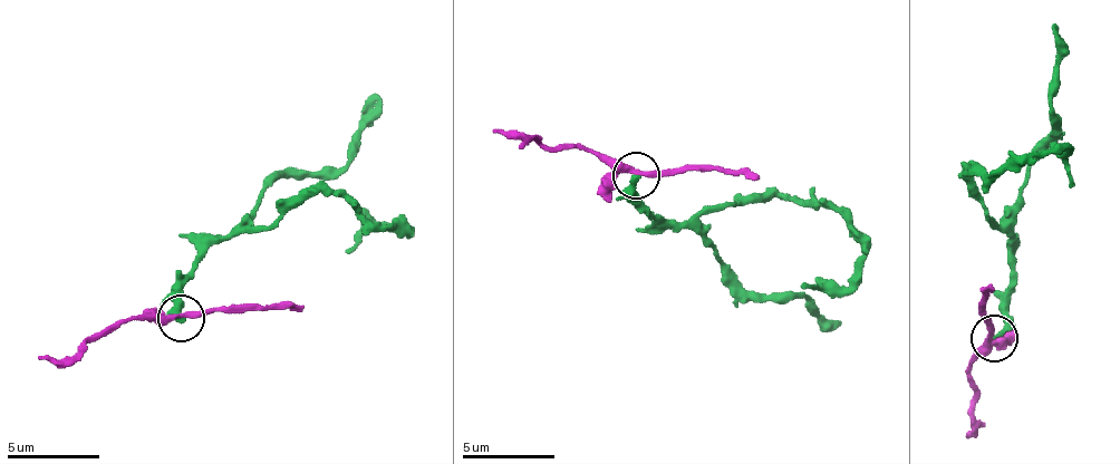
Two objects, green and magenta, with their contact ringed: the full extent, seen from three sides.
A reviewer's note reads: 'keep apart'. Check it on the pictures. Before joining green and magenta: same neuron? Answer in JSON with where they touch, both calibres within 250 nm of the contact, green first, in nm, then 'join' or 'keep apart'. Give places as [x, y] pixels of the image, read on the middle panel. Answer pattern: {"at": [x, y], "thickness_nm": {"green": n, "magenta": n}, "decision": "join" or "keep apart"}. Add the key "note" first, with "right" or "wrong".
{"note": "right", "at": [636, 175], "thickness_nm": {"green": 400, "magenta": 300}, "decision": "keep apart"}

